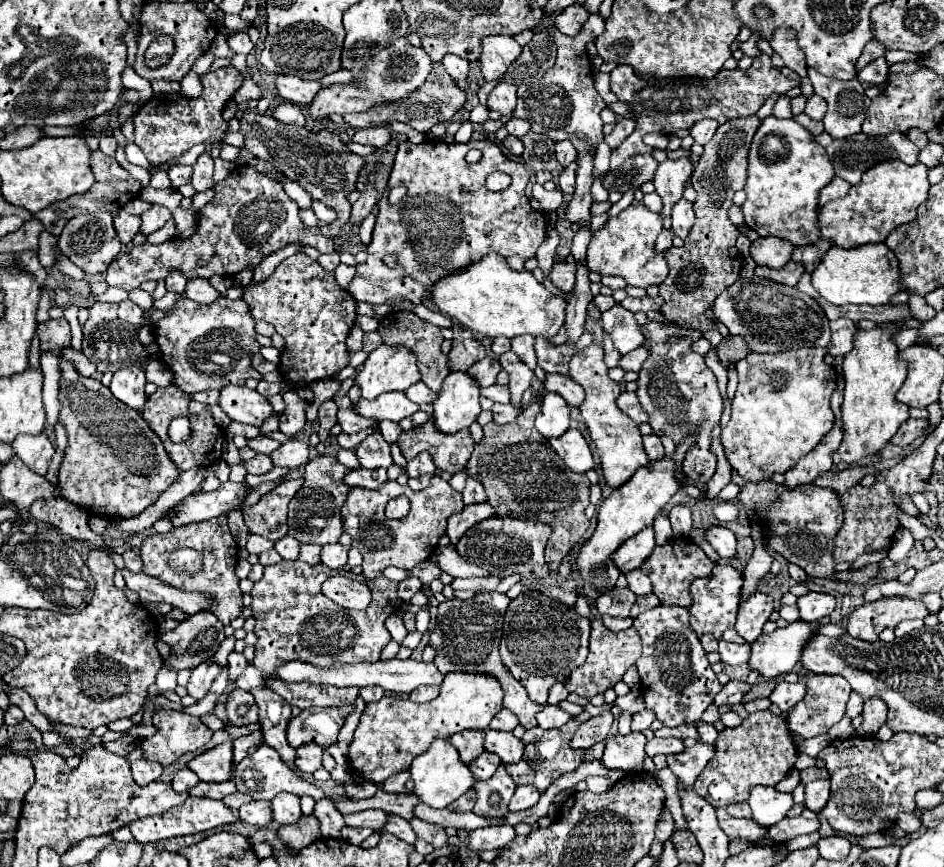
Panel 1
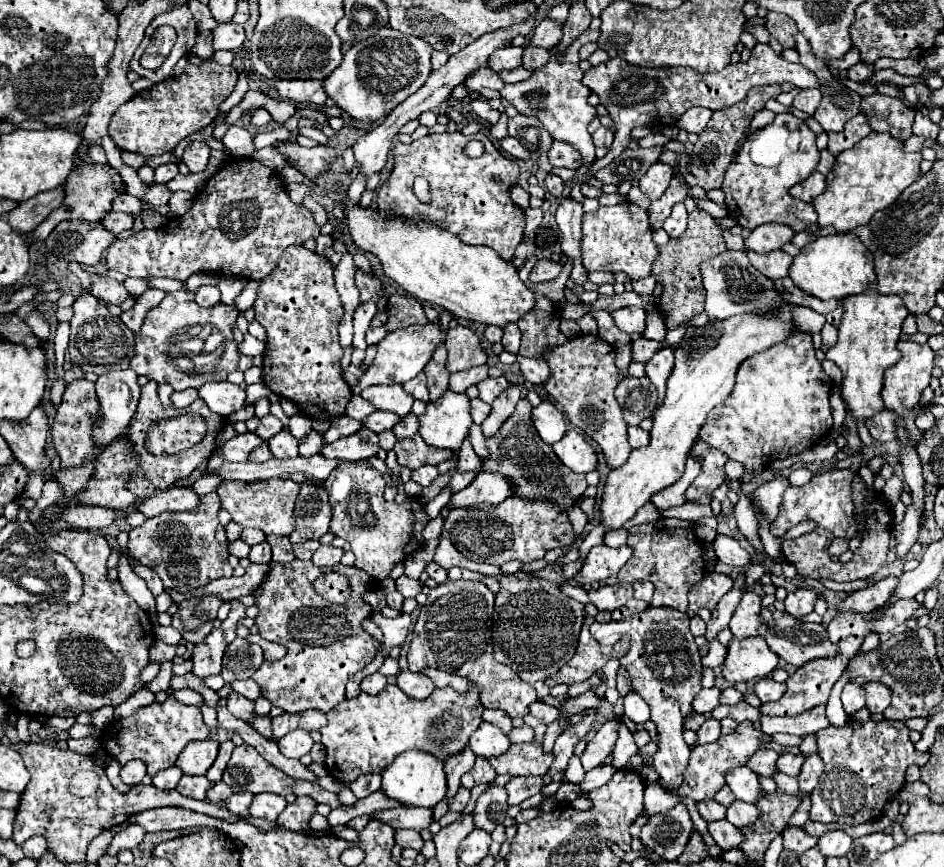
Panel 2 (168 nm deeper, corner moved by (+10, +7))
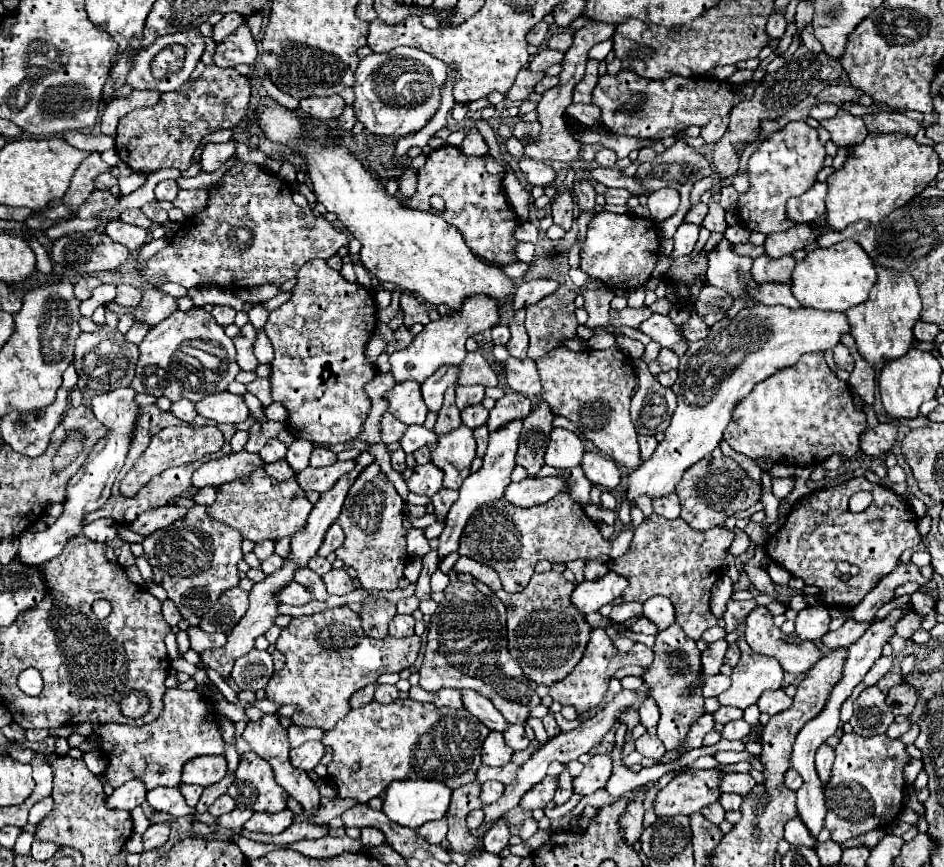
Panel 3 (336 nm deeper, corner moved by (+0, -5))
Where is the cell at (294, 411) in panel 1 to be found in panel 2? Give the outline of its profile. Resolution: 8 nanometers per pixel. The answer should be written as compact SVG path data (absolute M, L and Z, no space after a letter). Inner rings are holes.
M266 415L266 417L260 419L260 425L258 425L256 433L266 441L272 435L276 435L280 429L282 429L282 421L278 417L274 417L274 415Z

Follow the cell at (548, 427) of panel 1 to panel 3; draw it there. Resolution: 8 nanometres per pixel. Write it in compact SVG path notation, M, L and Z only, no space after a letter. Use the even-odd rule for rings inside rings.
M554 429L550 435L550 443L544 455L546 465L554 469L572 469L580 465L584 455L584 443L566 429Z

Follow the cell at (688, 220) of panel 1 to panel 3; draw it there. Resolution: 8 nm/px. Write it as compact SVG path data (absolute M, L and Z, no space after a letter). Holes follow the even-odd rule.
M682 223L674 235L674 251L670 255L670 261L678 259L682 255L690 255L696 241L698 241L698 233L700 233L700 225Z

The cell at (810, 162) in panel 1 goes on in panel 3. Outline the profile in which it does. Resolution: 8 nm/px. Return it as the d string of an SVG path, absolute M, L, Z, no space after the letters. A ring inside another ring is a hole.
M792 121L778 133L764 139L748 161L750 191L738 199L742 225L764 235L788 231L794 227L796 223L786 217L786 201L810 189L810 185L816 181L816 173L824 167L824 157L826 151L818 139L818 131L812 129L806 121Z

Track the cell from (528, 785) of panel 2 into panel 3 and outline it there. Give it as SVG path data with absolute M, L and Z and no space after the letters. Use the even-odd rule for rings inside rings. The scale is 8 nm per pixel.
M546 775L546 779L542 779L542 783L538 783L536 787L532 787L520 801L520 807L526 811L534 811L534 809L542 809L548 805L548 801L552 801L554 791L558 789L558 777L550 777Z

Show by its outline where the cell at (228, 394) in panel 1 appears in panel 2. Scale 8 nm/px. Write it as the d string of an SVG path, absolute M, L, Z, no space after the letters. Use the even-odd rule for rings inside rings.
M220 381L220 383L204 383L200 389L200 399L210 407L210 411L228 417L244 407L246 391L234 383Z

